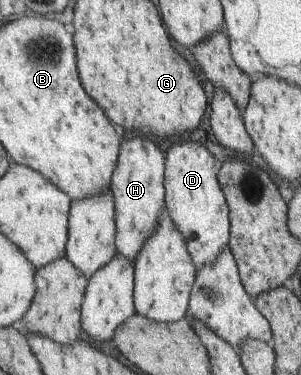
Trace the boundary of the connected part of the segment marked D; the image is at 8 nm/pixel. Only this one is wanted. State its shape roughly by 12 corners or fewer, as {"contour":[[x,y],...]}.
{"contour":[[176,139],[165,202],[197,268],[220,259],[231,210],[214,156]]}

